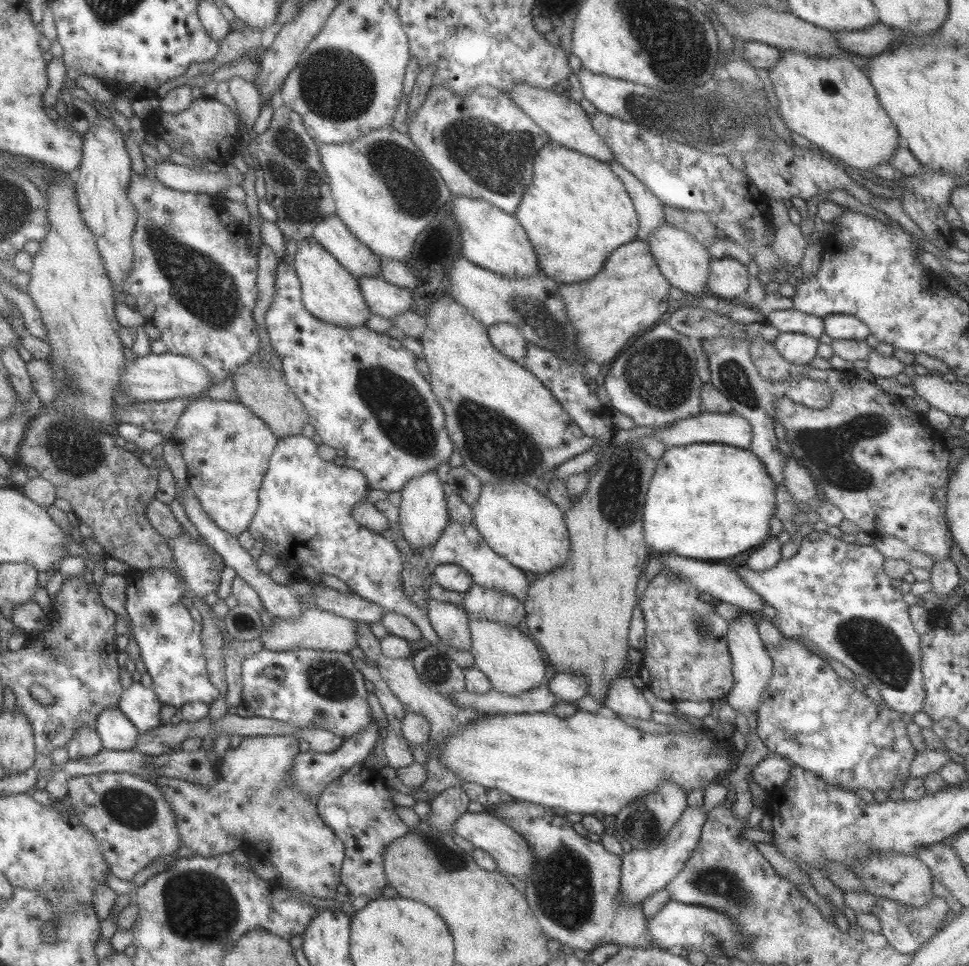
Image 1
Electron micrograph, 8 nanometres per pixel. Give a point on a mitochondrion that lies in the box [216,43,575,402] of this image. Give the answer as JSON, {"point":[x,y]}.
{"point":[494,158]}

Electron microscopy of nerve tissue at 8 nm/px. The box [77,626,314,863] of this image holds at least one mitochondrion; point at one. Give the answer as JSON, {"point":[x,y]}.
{"point":[132,808]}

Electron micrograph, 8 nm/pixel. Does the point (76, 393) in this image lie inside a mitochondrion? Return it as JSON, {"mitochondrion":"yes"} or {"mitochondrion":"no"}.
{"mitochondrion":"yes"}

